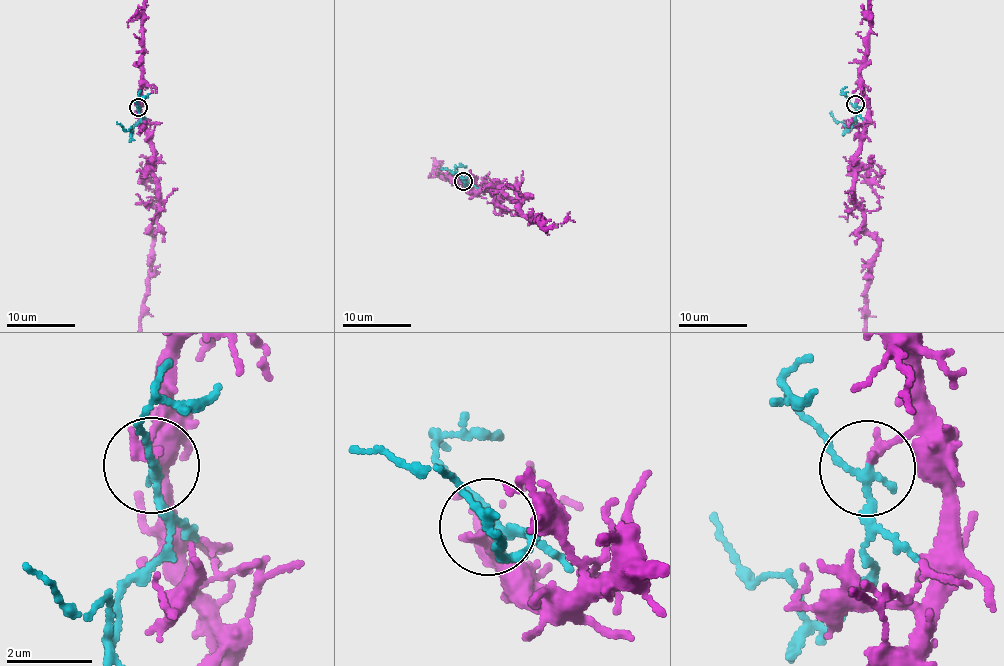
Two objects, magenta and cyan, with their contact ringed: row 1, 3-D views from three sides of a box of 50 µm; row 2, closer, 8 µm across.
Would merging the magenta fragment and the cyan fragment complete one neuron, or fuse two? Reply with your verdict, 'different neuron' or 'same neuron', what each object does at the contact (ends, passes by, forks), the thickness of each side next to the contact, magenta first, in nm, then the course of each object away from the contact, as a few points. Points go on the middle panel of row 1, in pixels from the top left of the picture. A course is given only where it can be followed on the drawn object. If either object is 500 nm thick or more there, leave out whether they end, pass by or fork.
same neuron; magenta ends; cyan passes by; calibres 180 and 170 nm; course cyan (463, 180), (471, 183), (467, 186), (455, 172), (441, 169)

